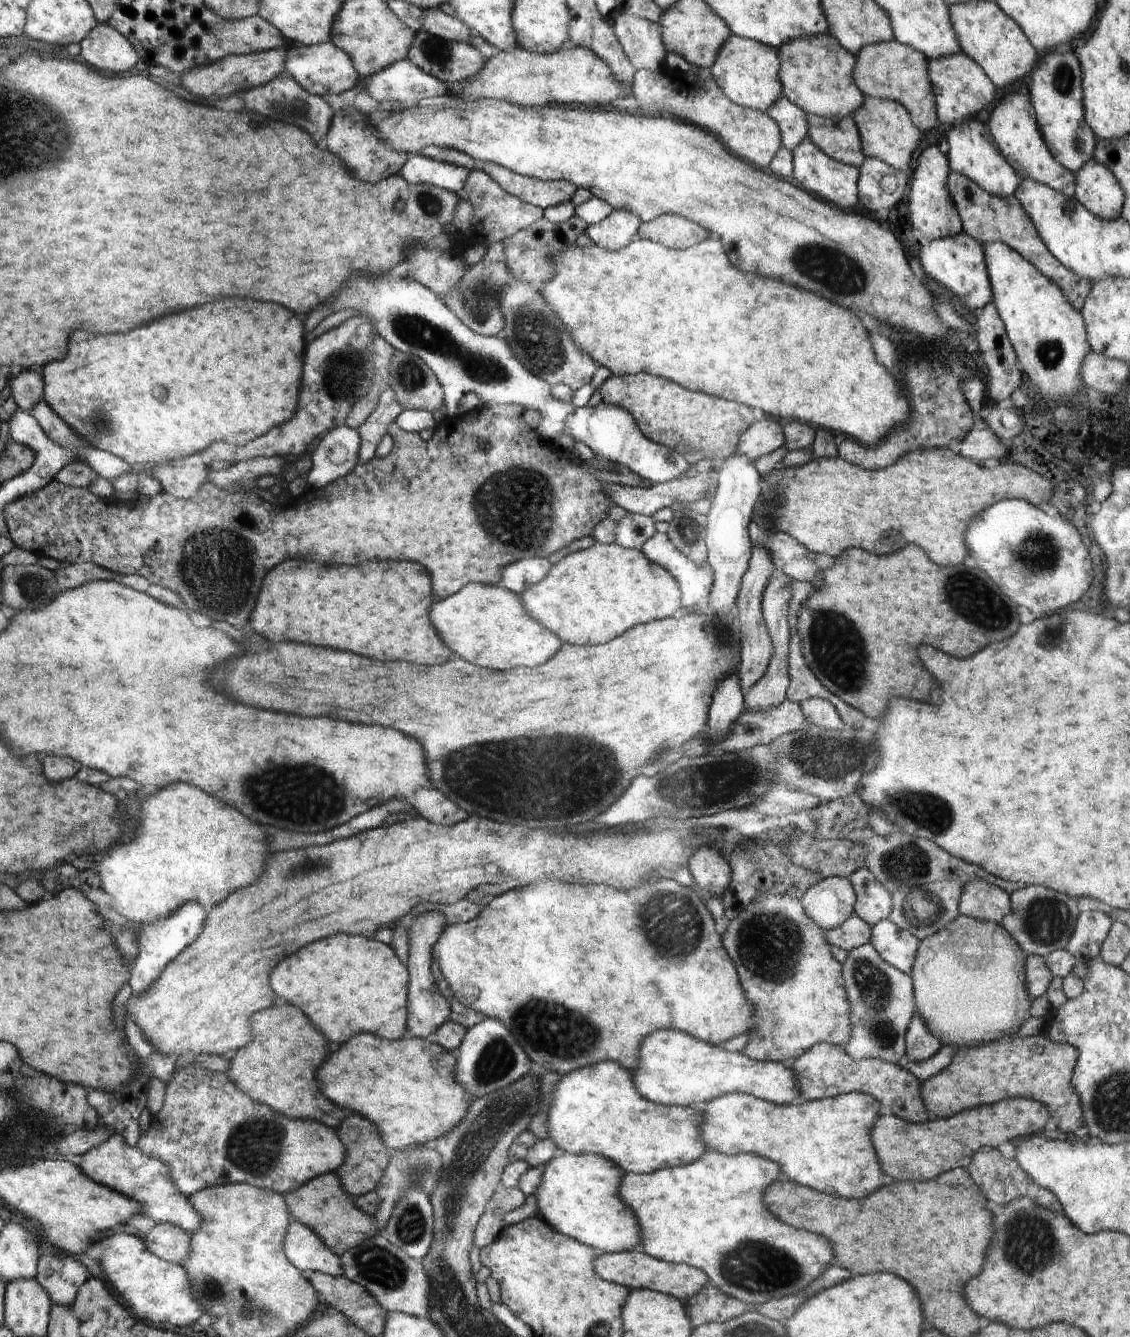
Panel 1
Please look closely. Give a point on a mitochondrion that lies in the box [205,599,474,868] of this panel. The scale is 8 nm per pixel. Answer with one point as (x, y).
(298, 794)

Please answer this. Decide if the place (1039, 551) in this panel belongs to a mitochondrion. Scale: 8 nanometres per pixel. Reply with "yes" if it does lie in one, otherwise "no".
yes

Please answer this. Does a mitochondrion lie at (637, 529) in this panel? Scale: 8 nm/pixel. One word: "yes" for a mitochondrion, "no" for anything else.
yes

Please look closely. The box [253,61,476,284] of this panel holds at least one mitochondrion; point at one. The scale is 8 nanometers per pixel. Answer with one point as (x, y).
(288, 105)

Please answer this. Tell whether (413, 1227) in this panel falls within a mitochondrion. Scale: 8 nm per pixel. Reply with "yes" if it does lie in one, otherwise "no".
yes

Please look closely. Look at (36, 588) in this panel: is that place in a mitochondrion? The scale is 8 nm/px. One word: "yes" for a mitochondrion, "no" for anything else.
yes

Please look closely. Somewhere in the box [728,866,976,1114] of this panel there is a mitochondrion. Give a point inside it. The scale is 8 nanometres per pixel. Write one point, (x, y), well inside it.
(769, 945)

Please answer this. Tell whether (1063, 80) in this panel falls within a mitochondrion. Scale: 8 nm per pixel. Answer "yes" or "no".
yes

